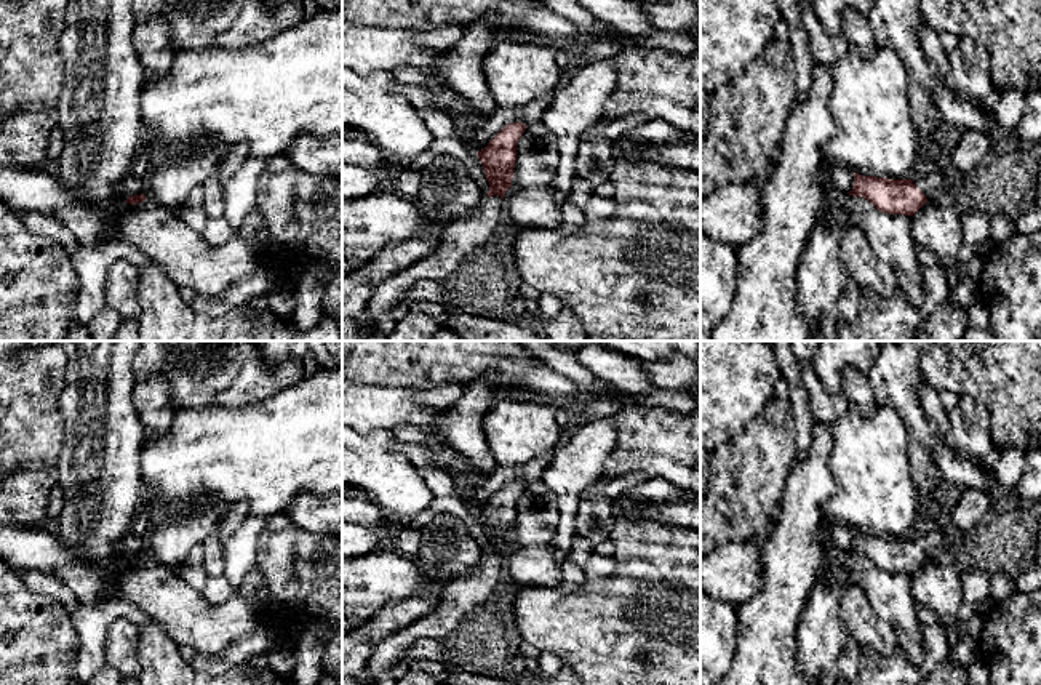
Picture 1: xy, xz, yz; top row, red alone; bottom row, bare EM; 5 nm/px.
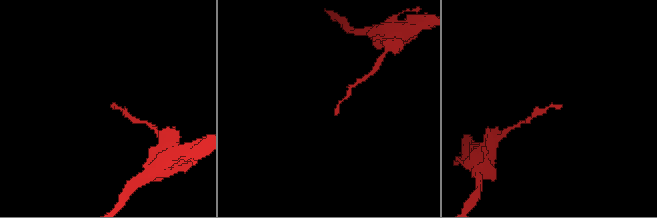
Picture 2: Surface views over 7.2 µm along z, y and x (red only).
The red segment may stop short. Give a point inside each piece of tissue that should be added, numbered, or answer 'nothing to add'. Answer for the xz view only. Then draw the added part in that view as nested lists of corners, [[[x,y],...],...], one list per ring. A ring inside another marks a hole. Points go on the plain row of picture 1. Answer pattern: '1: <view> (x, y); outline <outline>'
1: xz (461, 596); outline [[[493,554],[486,555],[472,575],[446,583],[441,603],[429,616],[387,637],[374,648],[363,677],[389,675],[419,639],[441,640],[446,637],[467,613],[491,595],[502,571],[504,559]]]

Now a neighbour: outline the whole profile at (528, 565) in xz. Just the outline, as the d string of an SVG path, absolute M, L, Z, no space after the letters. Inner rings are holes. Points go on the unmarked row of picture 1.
M542 480L531 482L517 501L512 544L504 552L504 570L521 586L553 587L563 581L563 563L553 559L553 536L558 530L558 499Z

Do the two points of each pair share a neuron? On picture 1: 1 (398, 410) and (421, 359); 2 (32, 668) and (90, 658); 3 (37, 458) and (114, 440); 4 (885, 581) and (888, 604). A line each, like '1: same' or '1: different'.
1: different
2: different
3: different
4: same

